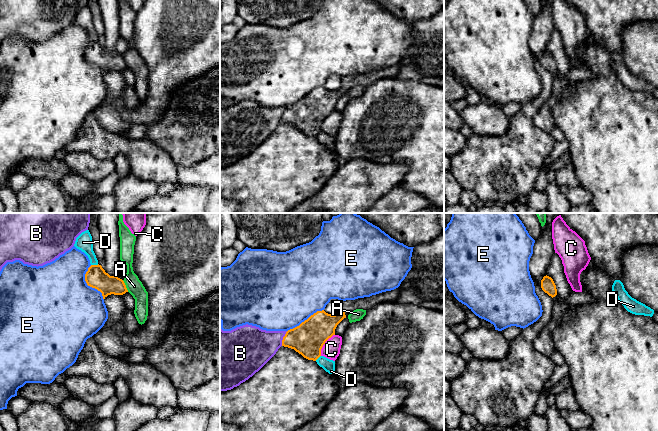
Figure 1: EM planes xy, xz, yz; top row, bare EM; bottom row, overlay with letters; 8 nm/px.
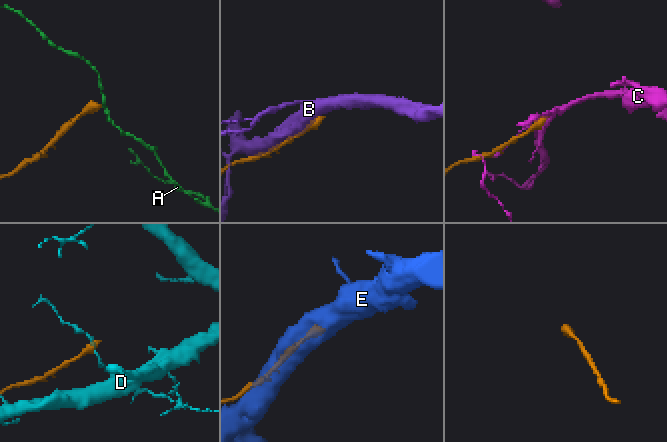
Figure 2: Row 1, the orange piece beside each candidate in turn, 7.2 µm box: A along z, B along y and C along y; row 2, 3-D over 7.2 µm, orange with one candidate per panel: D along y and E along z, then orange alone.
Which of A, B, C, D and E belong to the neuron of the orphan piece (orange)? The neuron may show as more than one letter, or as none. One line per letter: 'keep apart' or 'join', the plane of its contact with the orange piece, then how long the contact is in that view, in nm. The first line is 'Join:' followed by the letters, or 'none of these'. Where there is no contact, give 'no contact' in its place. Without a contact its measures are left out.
Join: none of these
A: keep apart; meets orange in xy; contact 110 nm long
B: keep apart; meets orange in xz; contact 130 nm long
C: keep apart; meets orange in xz; contact 200 nm long
D: keep apart; meets orange in xy; contact 60 nm long
E: keep apart; meets orange in xy; contact 300 nm long

